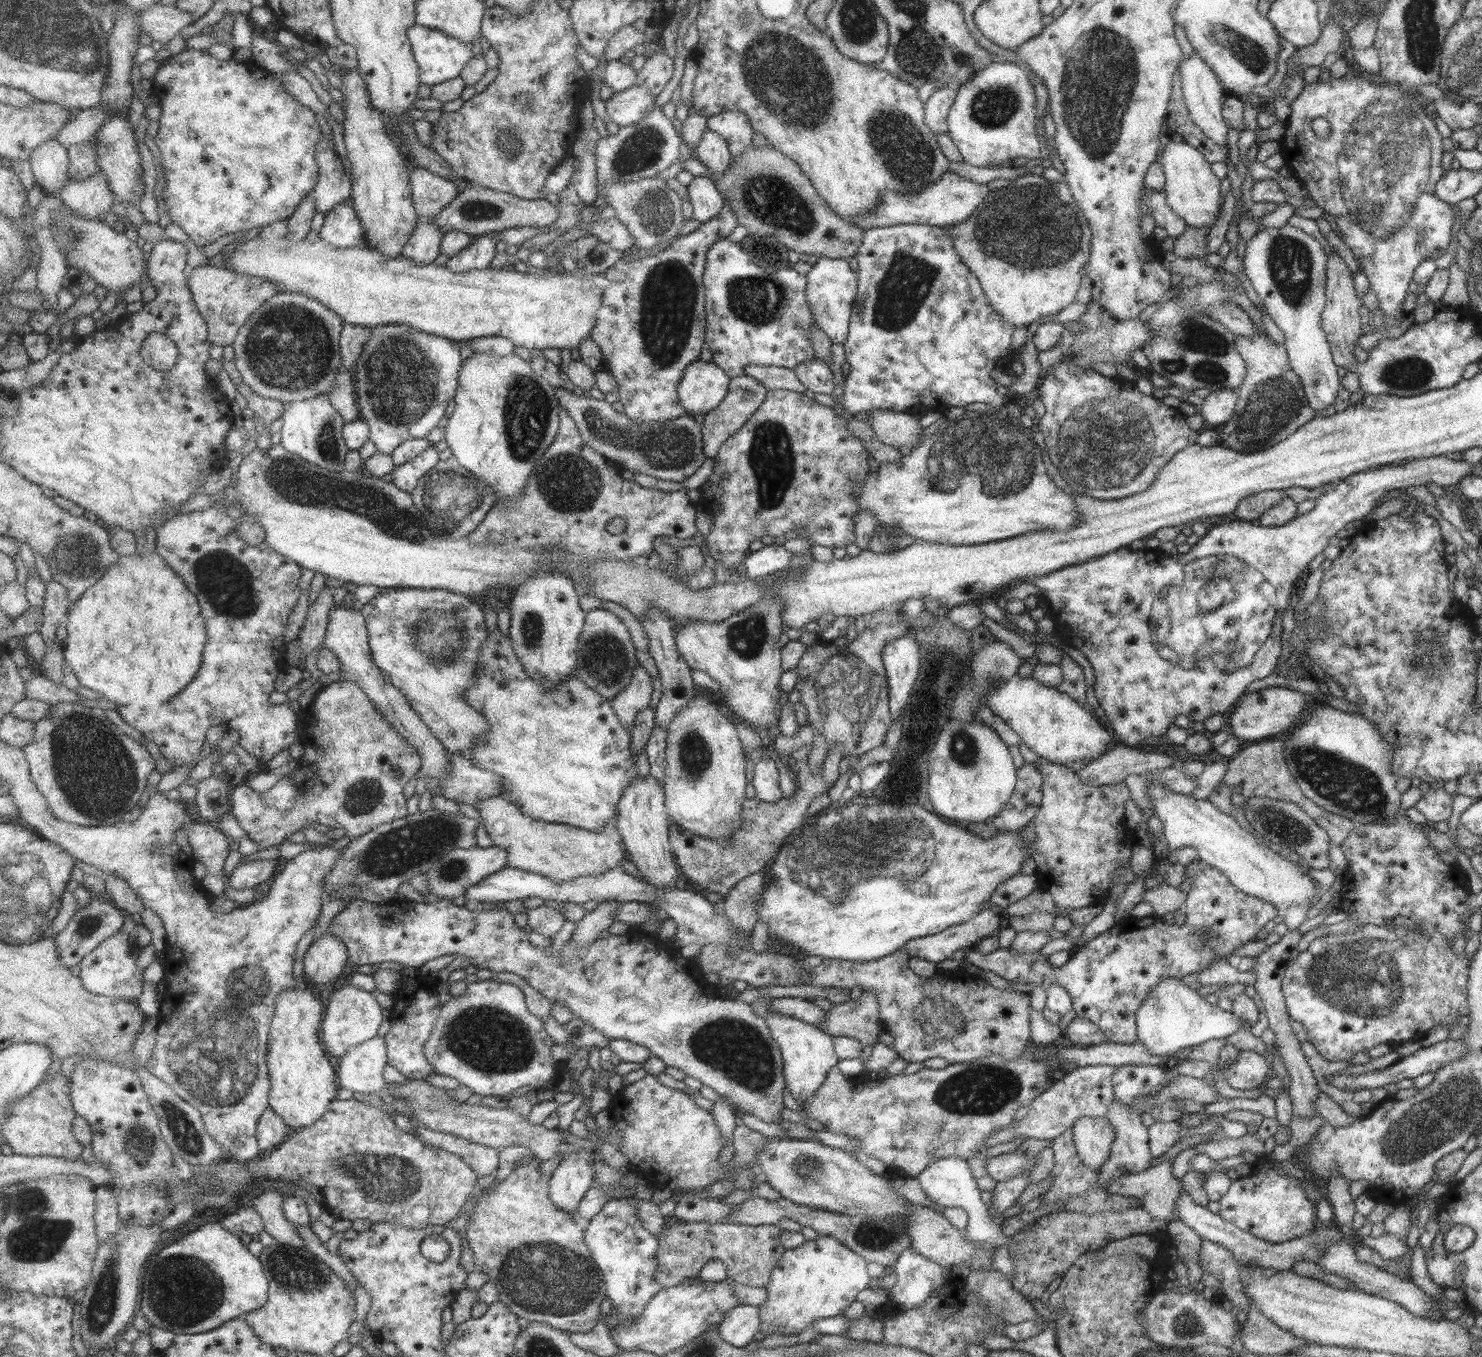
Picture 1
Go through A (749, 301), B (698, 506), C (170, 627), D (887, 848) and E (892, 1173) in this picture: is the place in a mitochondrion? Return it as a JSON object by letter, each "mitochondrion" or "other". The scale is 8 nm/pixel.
{"A":"mitochondrion","B":"other","C":"other","D":"mitochondrion","E":"other"}

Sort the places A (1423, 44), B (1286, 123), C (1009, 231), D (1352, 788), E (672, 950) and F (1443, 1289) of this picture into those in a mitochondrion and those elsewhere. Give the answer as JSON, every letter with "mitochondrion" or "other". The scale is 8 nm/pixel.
{"A":"mitochondrion","B":"other","C":"mitochondrion","D":"mitochondrion","E":"other","F":"other"}

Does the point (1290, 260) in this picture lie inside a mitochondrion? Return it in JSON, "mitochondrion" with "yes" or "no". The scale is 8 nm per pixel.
{"mitochondrion":"yes"}

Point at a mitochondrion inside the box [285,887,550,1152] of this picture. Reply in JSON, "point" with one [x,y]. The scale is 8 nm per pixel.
{"point":[492,1041]}

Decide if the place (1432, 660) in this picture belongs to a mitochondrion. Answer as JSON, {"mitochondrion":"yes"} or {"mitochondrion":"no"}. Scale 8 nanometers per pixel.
{"mitochondrion":"yes"}

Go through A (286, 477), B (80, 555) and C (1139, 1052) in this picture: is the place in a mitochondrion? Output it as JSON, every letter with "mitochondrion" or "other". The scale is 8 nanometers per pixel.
{"A":"mitochondrion","B":"mitochondrion","C":"other"}

